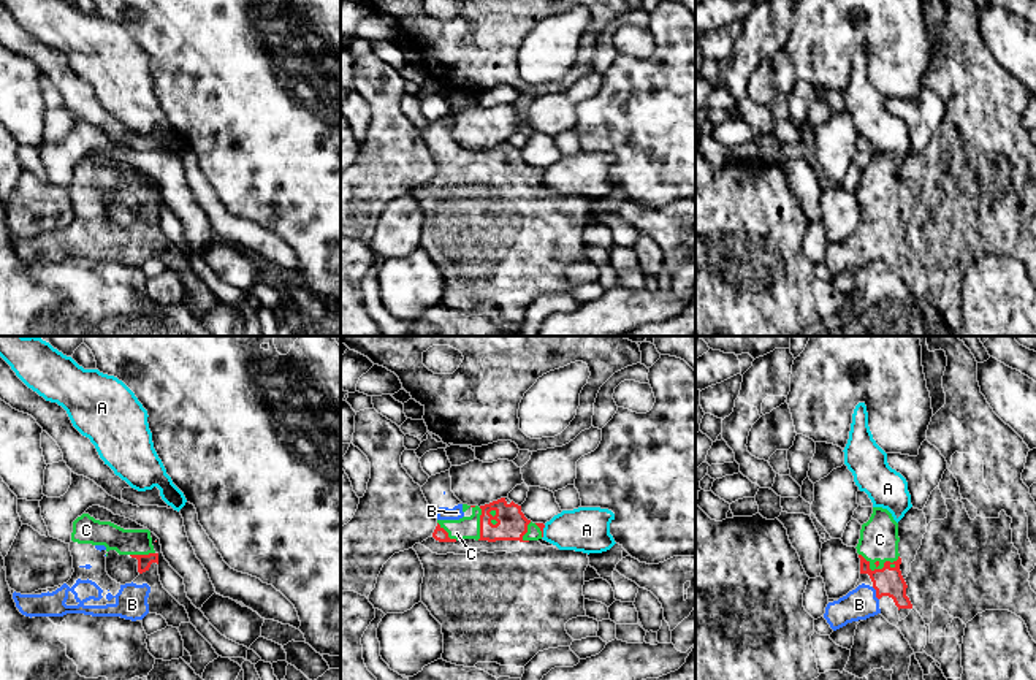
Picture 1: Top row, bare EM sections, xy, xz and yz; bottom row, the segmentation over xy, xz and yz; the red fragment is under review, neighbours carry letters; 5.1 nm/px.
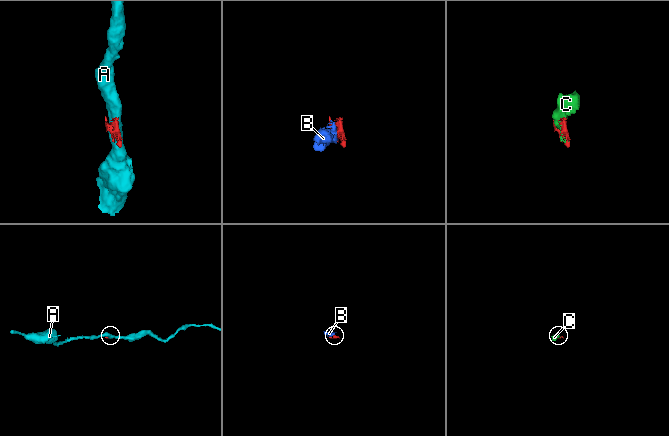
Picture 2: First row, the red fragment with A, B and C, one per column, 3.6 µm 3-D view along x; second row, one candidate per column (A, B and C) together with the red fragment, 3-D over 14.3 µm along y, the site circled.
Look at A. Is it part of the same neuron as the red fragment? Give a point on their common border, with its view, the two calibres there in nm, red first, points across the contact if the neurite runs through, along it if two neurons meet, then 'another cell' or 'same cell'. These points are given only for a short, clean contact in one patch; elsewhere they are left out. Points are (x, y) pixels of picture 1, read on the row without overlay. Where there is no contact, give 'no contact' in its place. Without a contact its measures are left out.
contact xz (542, 176); calibres 30 and 220 nm; border xz (545, 170), (542, 183); another cell

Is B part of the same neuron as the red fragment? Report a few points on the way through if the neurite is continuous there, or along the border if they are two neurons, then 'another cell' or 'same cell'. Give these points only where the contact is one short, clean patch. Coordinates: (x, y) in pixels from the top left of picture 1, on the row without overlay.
same cell

